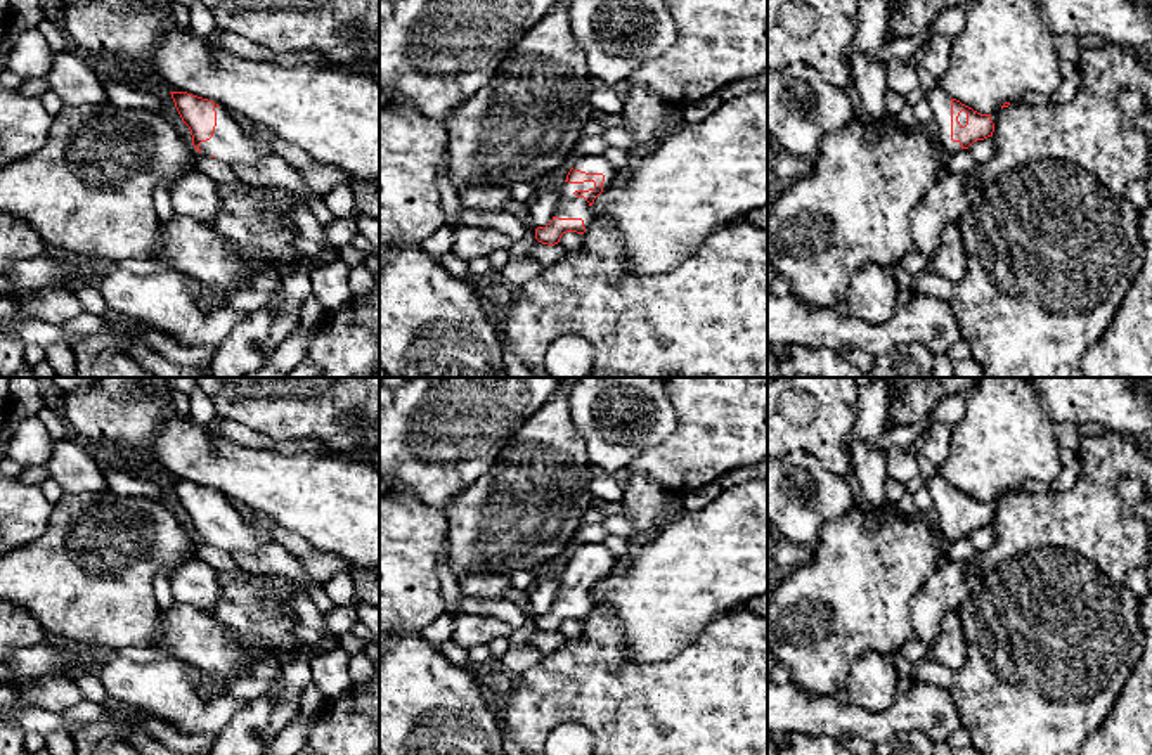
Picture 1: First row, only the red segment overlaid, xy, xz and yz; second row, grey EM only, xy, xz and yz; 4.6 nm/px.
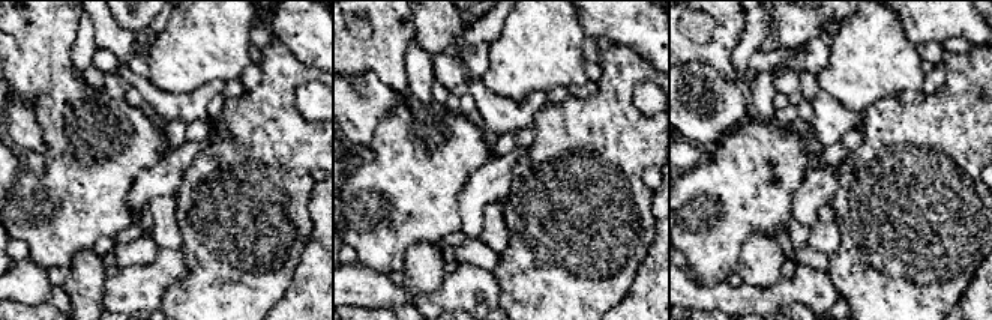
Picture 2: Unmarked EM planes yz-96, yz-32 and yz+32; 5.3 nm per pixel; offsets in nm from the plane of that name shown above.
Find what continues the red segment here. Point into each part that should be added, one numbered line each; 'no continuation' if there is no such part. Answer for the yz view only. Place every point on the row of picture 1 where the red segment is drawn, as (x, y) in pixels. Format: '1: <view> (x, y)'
1: yz (939, 101)

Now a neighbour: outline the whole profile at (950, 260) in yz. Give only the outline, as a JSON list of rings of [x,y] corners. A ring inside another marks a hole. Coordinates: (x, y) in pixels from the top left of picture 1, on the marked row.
[[[949,223],[939,236],[939,246],[929,260],[929,268],[958,284],[965,277],[967,267],[968,260],[960,229],[956,223]]]

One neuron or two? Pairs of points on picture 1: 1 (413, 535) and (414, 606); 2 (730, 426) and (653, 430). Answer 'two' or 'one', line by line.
1: one
2: two

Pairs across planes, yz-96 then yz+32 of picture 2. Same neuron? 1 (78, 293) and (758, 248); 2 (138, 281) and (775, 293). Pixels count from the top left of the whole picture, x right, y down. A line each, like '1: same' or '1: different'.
1: same
2: same

